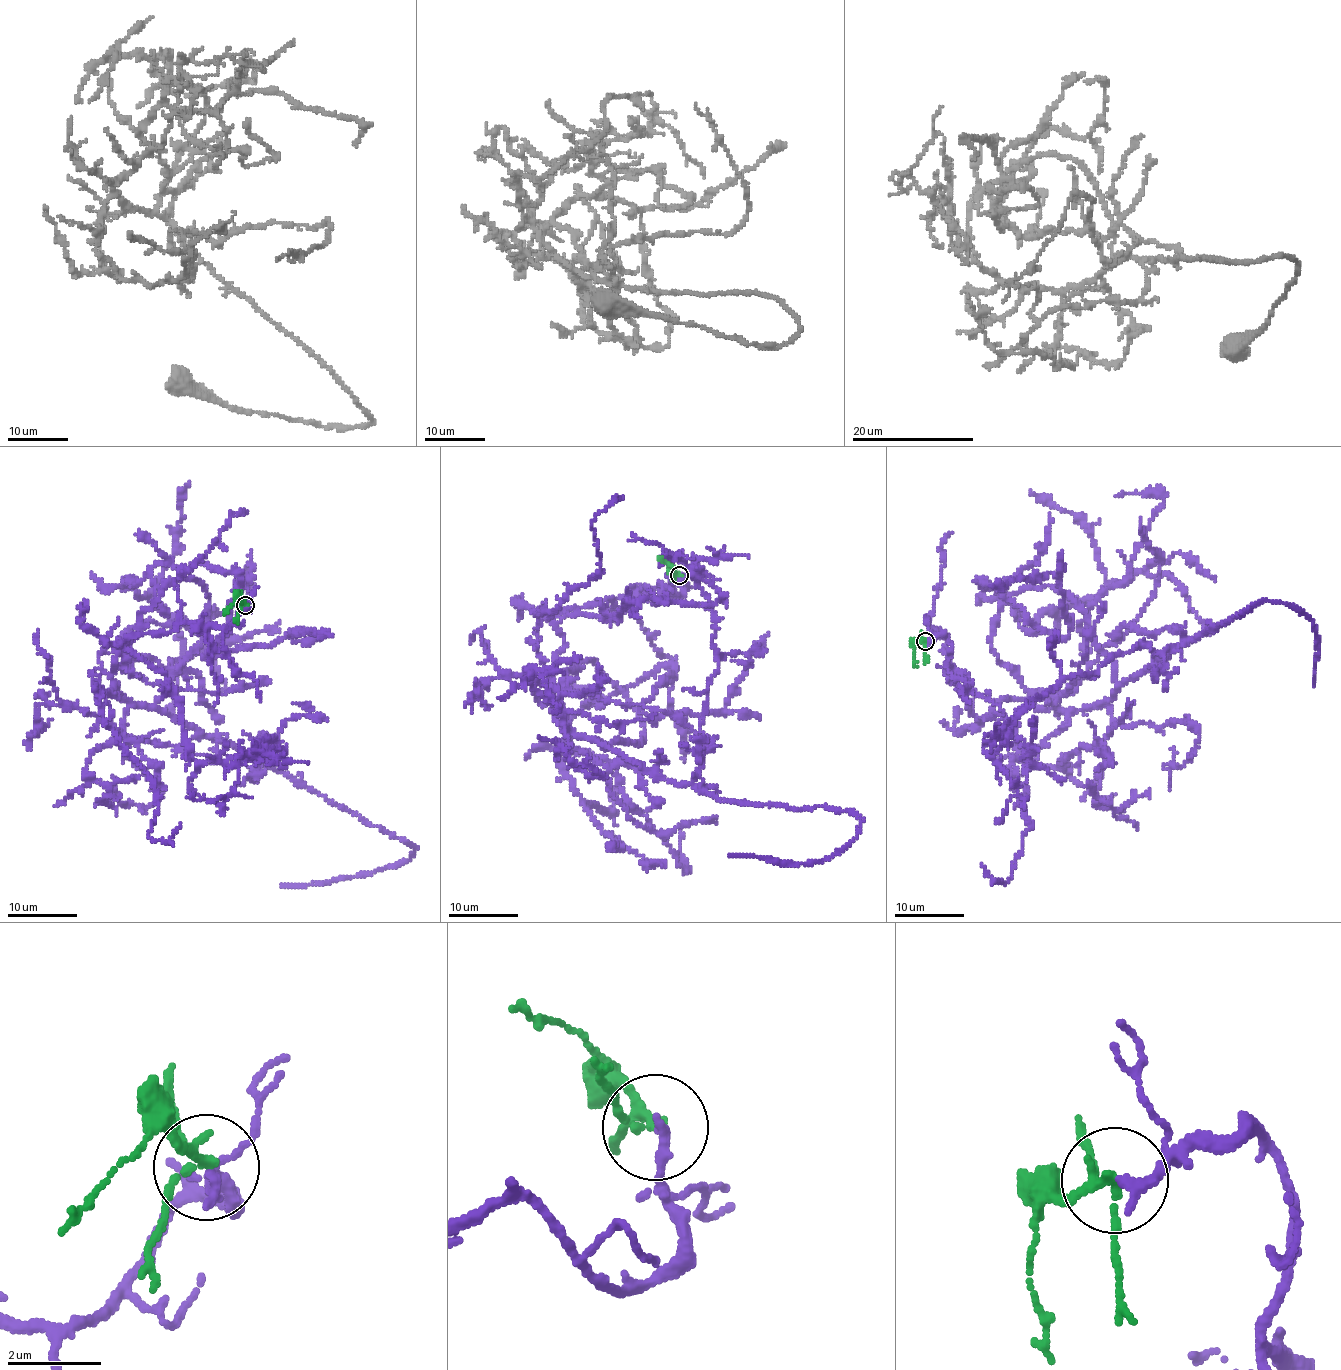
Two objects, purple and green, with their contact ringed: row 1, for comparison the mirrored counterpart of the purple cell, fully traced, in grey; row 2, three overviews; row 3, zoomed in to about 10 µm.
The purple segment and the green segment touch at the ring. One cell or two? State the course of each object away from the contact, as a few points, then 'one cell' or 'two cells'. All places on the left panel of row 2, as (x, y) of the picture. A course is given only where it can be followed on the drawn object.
purple via (245, 605), (120, 641), (115, 692), (149, 707), (197, 645), (206, 587), (169, 585), (123, 670), (246, 566) | green via (245, 605), (237, 600), (223, 615) | one cell

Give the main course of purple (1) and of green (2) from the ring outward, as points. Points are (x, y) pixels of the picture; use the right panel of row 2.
1: (925, 641), (982, 718), (1113, 695), (1051, 586), (990, 647), (1036, 692), (1087, 672), (1163, 503), (1116, 495)
2: (925, 641), (913, 647), (916, 667)

